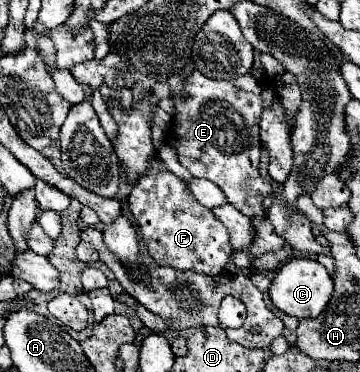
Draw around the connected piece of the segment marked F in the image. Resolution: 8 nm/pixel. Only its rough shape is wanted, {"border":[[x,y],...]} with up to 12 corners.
{"border":[[150,162],[128,202],[158,266],[216,276],[228,228]]}

